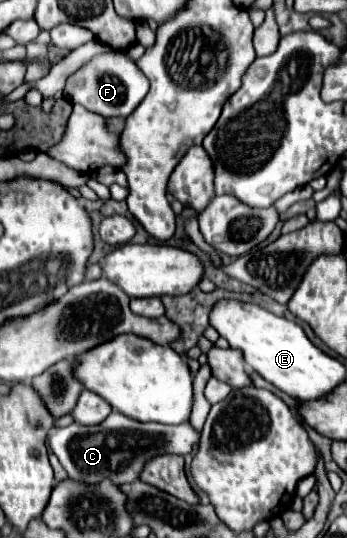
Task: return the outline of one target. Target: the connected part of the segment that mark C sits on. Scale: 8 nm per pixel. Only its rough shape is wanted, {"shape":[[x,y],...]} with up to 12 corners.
{"shape":[[112,412],[54,428],[50,450],[72,480],[138,478],[158,454],[188,454],[192,426]]}

